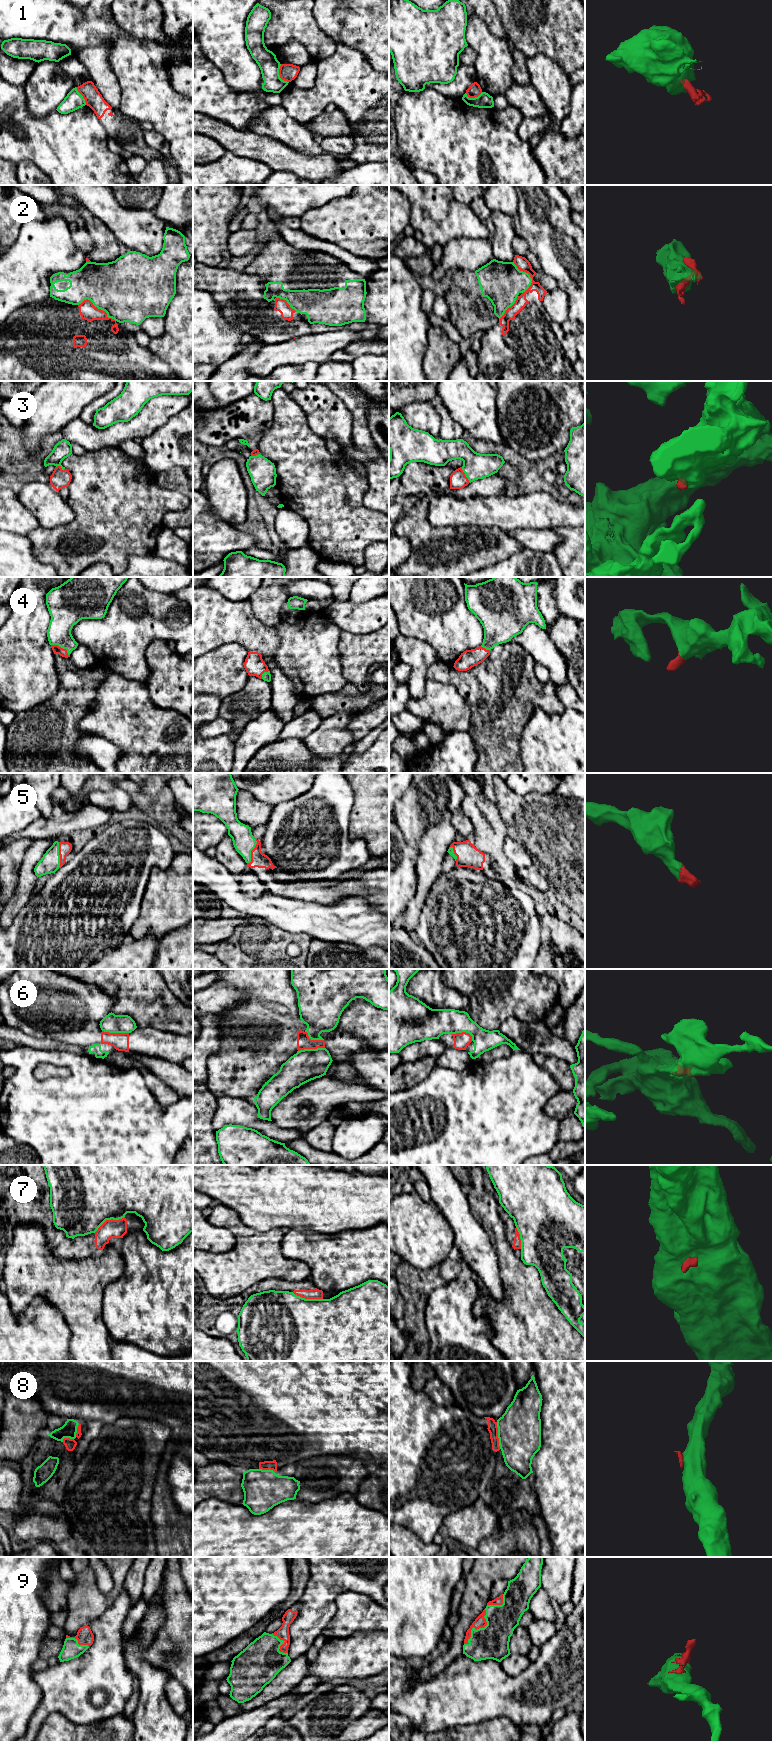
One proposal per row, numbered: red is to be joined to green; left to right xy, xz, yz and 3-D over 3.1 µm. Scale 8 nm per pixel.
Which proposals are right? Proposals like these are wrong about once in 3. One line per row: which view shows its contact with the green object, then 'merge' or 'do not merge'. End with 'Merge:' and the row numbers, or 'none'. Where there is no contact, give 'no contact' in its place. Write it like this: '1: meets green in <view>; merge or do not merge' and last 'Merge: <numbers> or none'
1: meets green in xz; do not merge
2: meets green in xy; do not merge
3: meets green in yz; merge
4: meets green in xy; merge
5: meets green in xy; merge
6: meets green in xy; do not merge
7: meets green in xy; do not merge
8: meets green in yz; do not merge
9: meets green in yz; merge
Merge: 3, 4, 5, 9

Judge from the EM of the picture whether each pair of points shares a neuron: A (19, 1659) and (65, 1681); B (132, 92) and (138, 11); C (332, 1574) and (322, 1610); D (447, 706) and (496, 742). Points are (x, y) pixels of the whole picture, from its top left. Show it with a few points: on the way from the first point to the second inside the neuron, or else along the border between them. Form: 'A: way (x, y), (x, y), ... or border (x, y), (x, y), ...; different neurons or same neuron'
A: border (33, 1672), (33, 1680), (42, 1694); different neurons
B: border (117, 23), (124, 30), (139, 39), (159, 43); different neurons
C: way (325, 1583), (322, 1588), (322, 1601); same neuron
D: border (467, 701), (471, 708), (471, 727), (468, 731); different neurons

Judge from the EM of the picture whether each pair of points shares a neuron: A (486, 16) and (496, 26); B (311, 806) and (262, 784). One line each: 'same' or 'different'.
A: same
B: different

